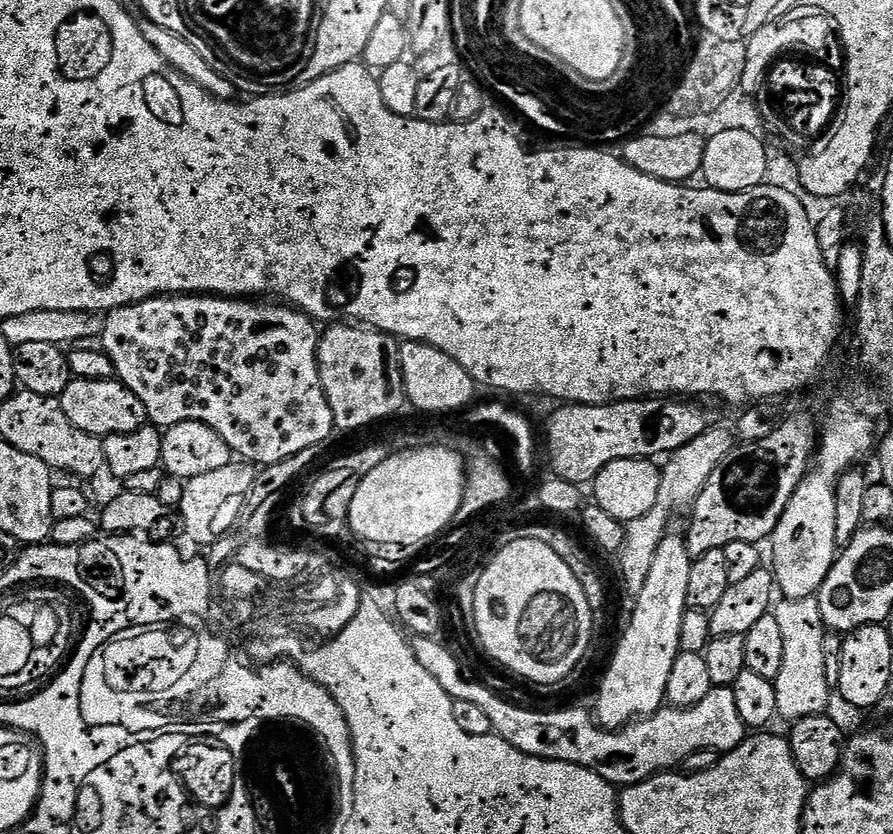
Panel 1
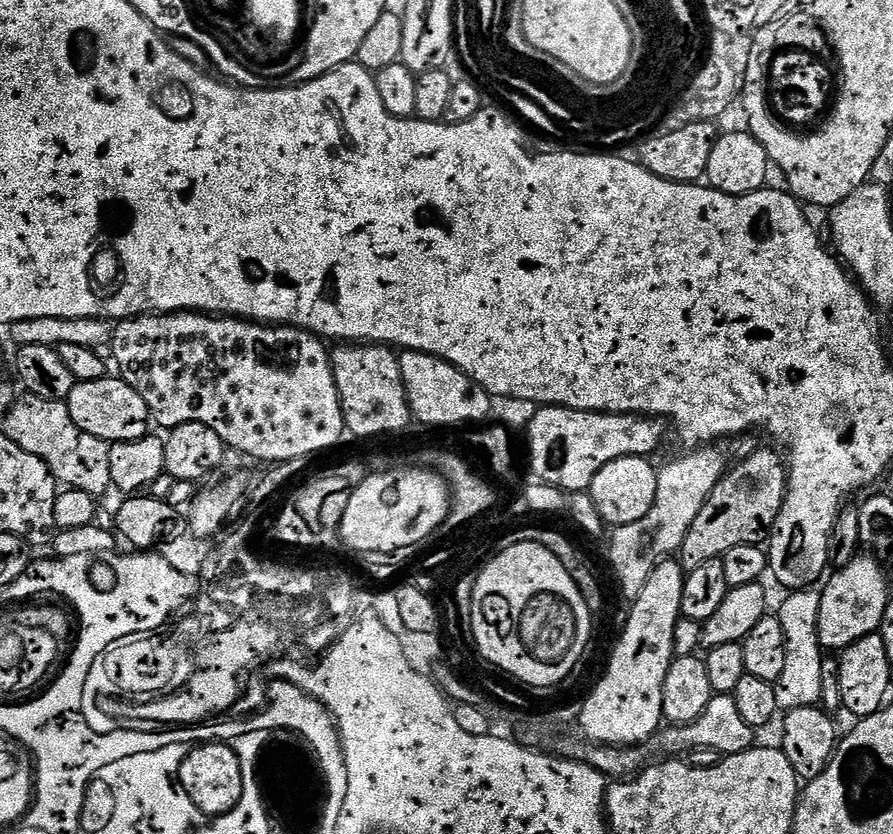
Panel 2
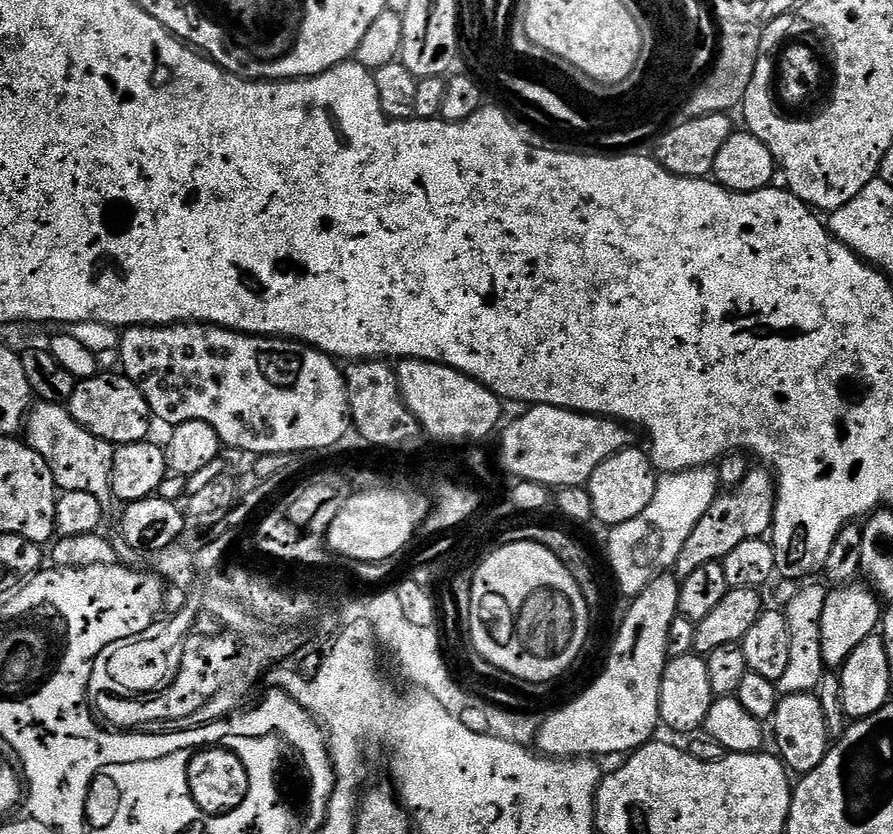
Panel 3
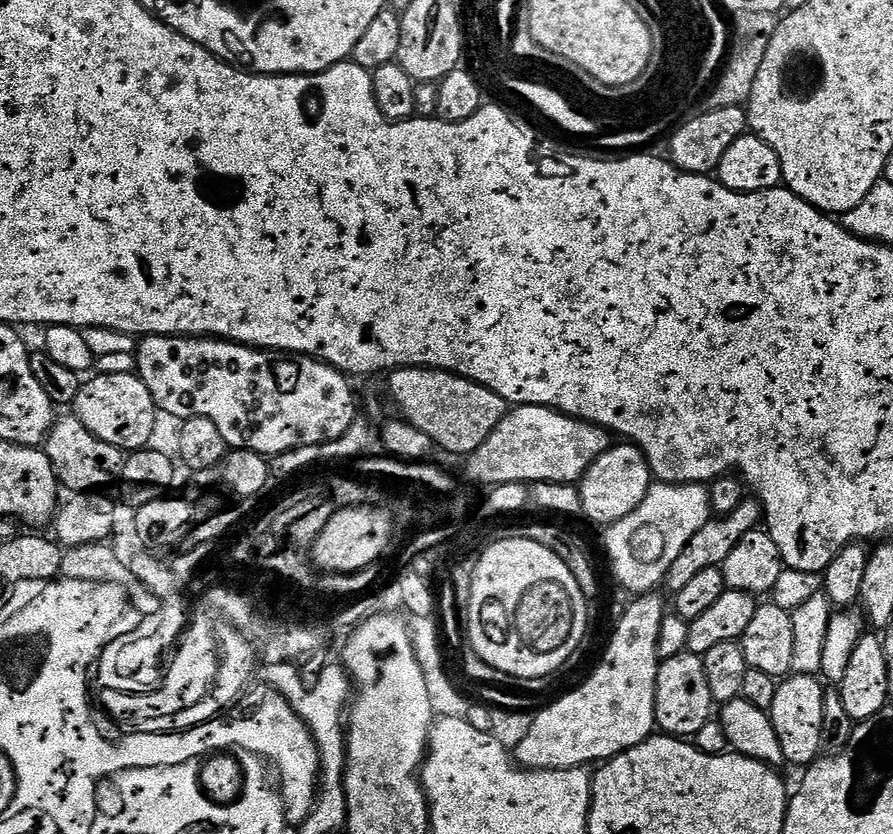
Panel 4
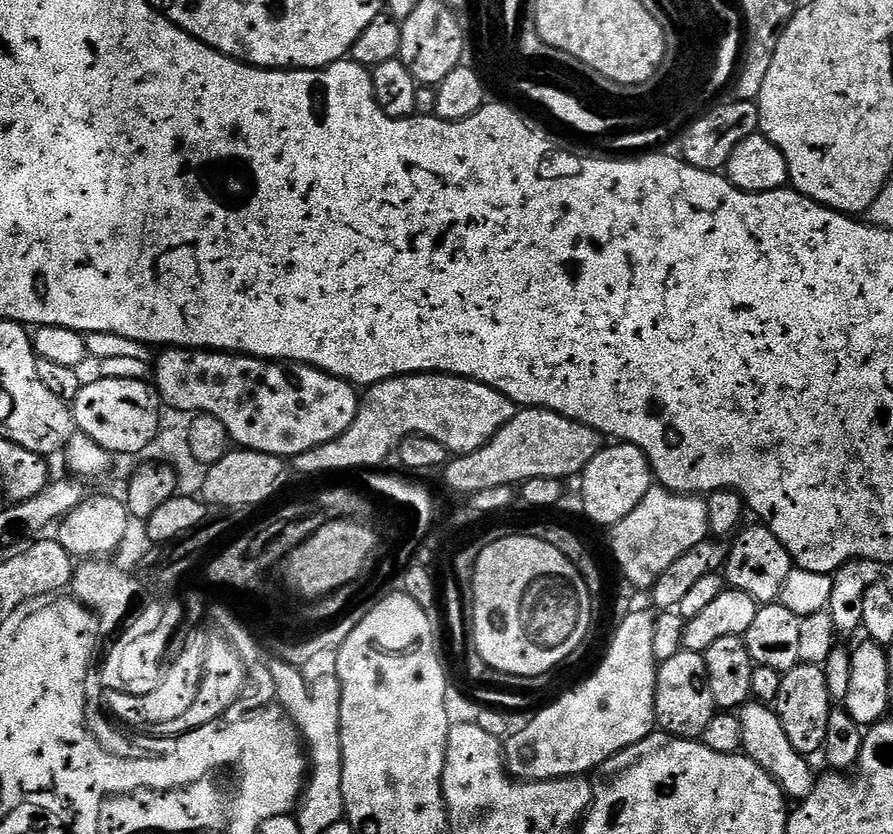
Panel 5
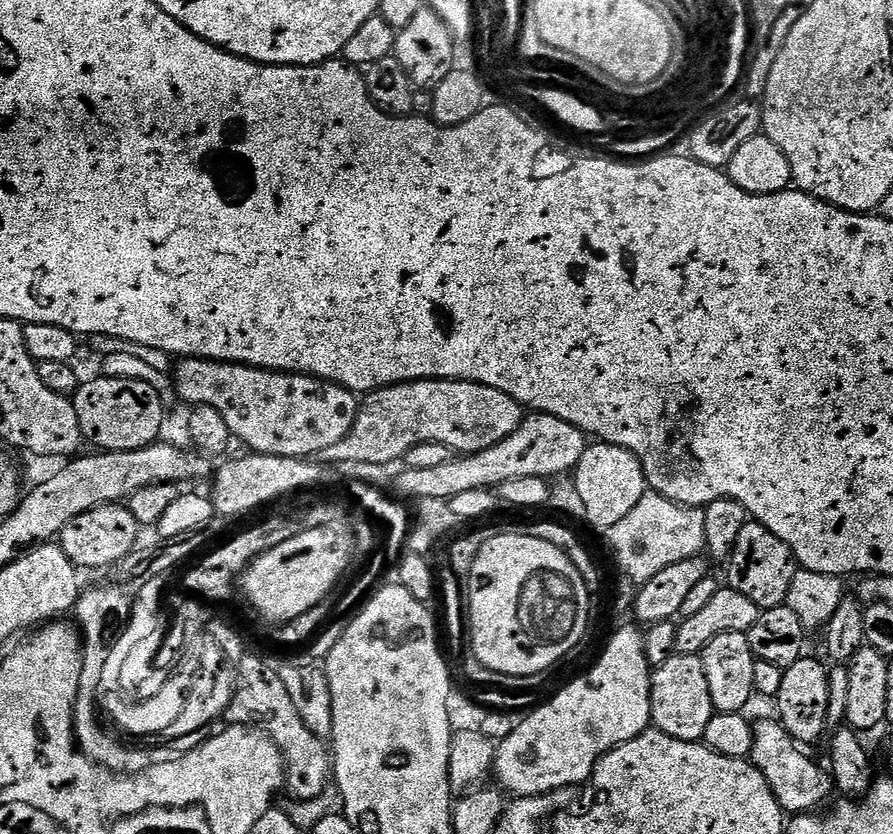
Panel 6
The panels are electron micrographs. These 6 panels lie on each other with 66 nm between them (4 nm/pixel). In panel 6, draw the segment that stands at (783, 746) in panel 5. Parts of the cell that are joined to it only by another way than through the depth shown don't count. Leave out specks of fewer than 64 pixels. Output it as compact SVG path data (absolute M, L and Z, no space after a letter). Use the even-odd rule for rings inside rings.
M779 719L756 720L753 723L754 746L751 762L761 772L781 808L788 814L812 814L829 803L828 795L833 795L831 771L819 768L805 749L780 725Z

